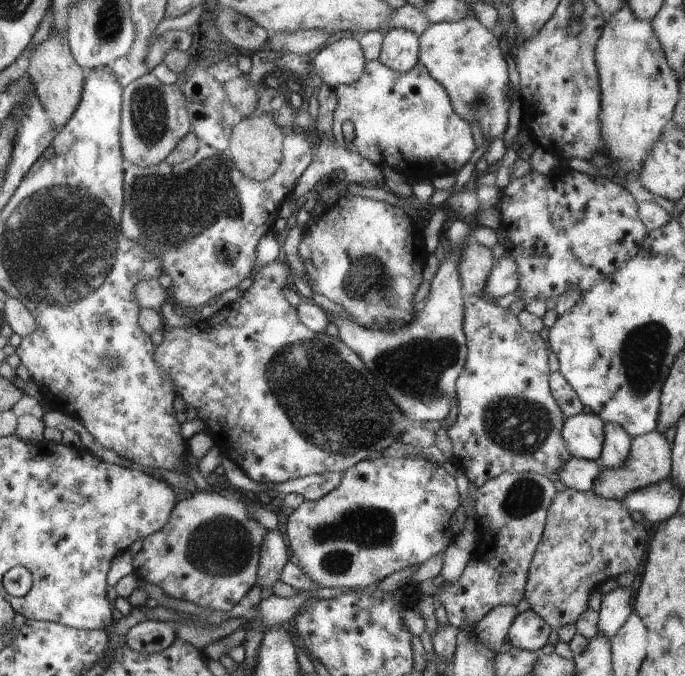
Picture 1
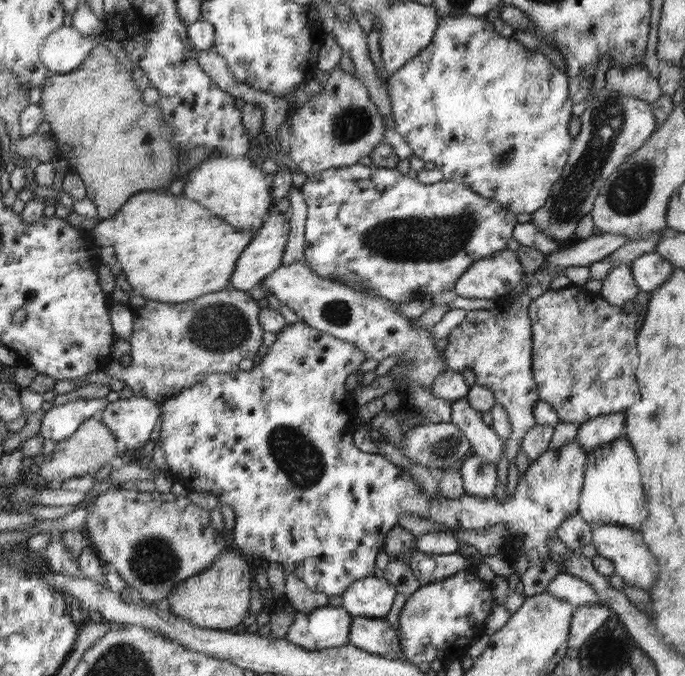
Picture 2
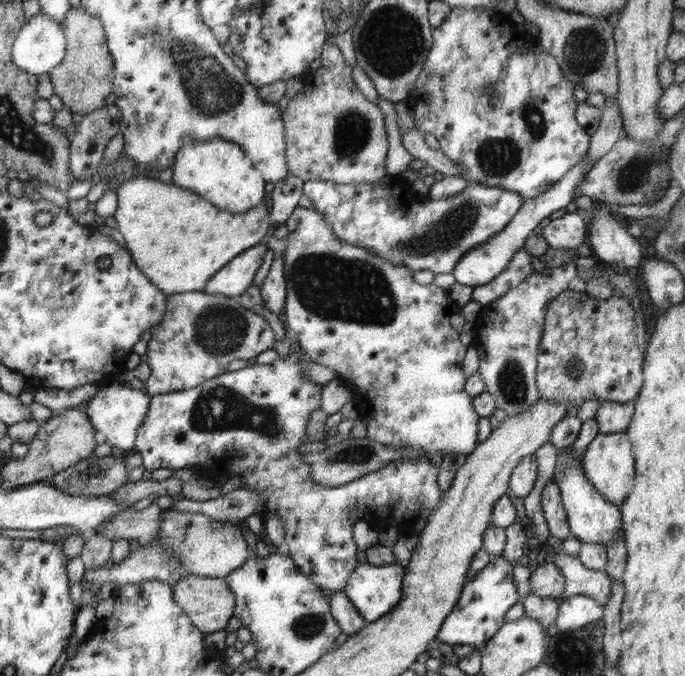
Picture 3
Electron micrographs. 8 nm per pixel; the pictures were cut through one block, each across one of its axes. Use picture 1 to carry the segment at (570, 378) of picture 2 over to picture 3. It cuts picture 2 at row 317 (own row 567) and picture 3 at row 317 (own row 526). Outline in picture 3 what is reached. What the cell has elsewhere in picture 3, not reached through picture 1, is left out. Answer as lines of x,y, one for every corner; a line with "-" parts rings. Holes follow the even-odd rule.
563,292
549,304
541,350
537,354
537,387
541,398
565,402
572,413
576,413
577,408
590,398
597,398
600,403
614,400
622,404
636,400
644,386
646,344
649,344
646,340
644,316
640,308
636,310
633,301
616,297
596,300
586,292

